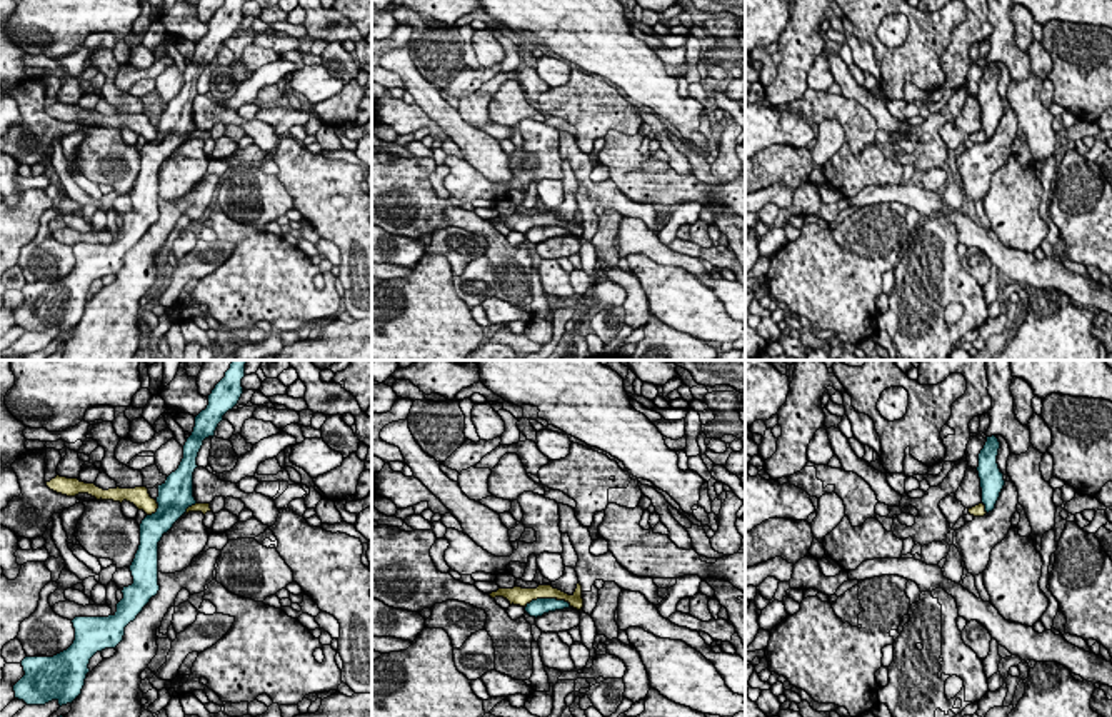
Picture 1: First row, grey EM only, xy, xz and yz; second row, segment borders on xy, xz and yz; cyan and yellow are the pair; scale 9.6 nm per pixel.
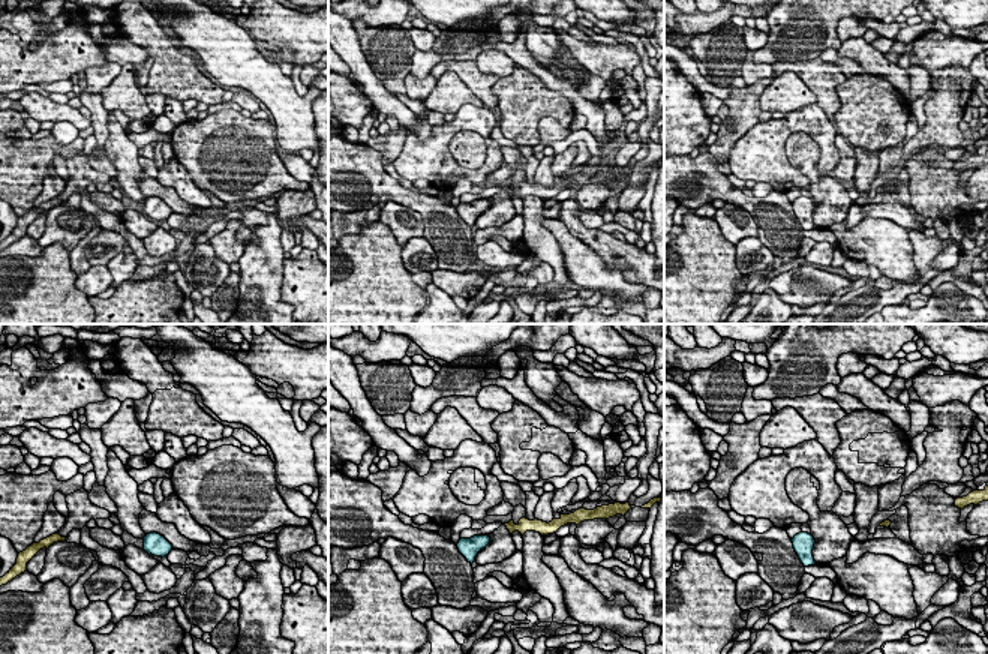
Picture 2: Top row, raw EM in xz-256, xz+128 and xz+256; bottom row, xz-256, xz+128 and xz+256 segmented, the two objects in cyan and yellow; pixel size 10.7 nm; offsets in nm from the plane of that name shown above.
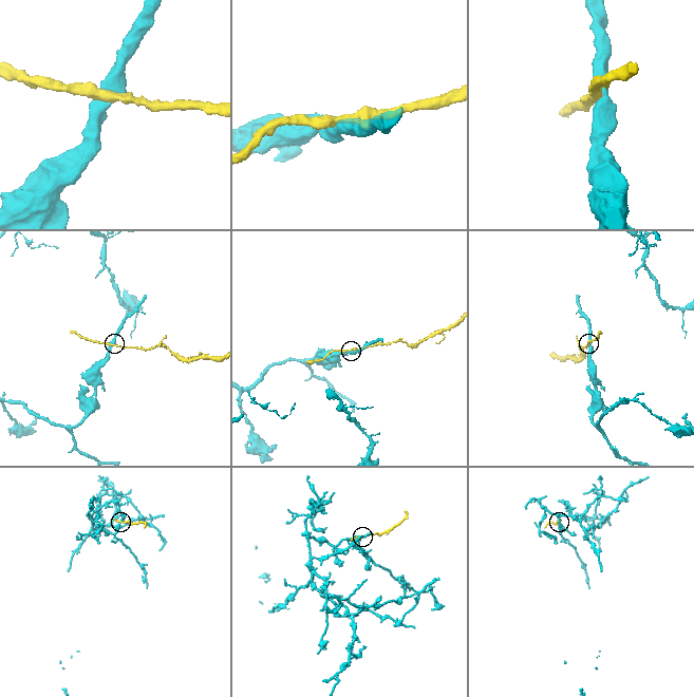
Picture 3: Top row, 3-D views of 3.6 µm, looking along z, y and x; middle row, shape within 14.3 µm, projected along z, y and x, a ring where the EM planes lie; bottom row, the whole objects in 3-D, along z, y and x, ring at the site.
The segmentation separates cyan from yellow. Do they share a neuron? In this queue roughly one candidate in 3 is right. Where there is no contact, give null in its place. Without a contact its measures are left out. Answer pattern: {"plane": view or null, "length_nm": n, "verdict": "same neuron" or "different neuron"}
{"plane": "xz", "length_nm": 440, "verdict": "different neuron"}

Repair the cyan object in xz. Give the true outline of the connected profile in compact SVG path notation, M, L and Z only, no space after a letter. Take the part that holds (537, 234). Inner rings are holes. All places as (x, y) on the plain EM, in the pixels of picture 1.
M537 225L527 230L525 238L530 243L542 243L543 240L570 235L570 230L557 225Z

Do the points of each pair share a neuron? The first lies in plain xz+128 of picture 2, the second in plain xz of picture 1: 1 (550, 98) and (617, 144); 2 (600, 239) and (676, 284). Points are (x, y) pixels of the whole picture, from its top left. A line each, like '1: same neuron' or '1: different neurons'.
1: different neurons
2: different neurons

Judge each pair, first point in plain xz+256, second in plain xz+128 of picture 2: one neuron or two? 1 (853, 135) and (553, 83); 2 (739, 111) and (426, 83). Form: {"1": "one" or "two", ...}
{"1": "two", "2": "two"}

